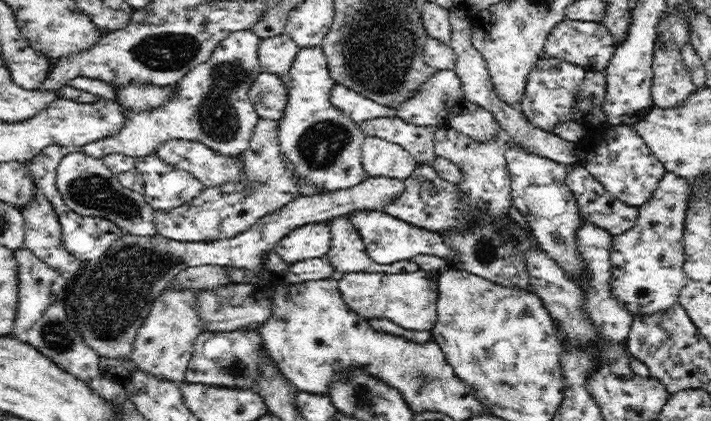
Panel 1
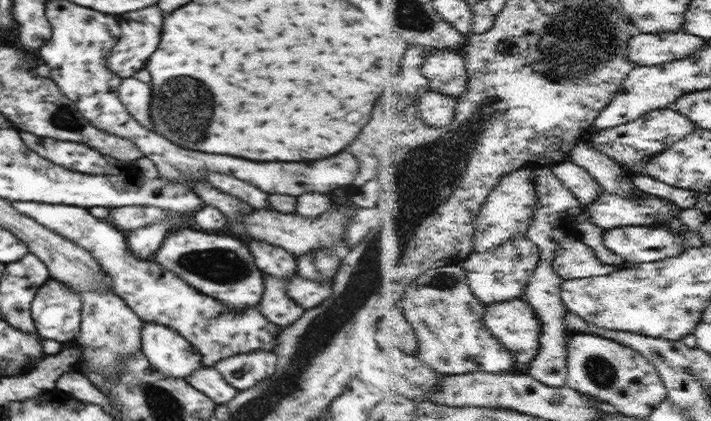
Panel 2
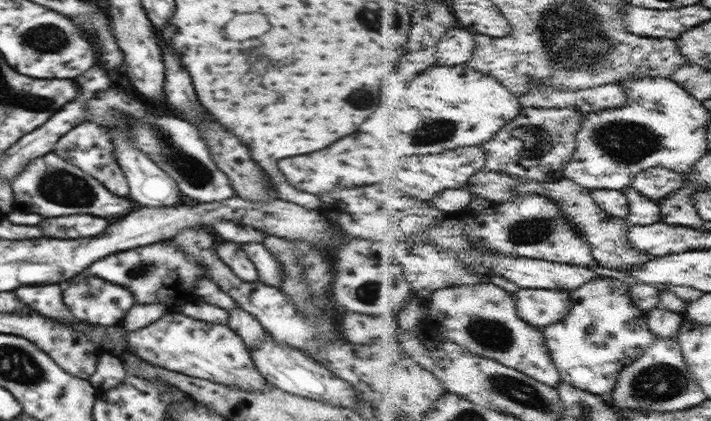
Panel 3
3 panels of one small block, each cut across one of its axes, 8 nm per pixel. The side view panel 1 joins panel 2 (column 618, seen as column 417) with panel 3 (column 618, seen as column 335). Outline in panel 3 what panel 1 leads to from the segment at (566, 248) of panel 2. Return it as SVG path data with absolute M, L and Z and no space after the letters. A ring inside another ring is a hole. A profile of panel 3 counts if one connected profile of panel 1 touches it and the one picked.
M487 167L480 170L480 172L476 172L472 177L472 186L468 186L468 189L474 194L480 194L481 197L492 199L496 204L505 203L529 194L542 194L556 199L562 205L564 215L576 225L576 231L582 231L584 237L592 243L594 255L597 256L599 264L604 267L628 272L630 269L658 257L650 254L650 252L642 252L642 250L634 248L634 244L630 244L630 227L632 224L629 220L612 216L612 214L606 212L606 209L602 208L594 199L592 192L578 184L577 181L566 178L560 181L543 179L540 183L522 181L518 176L512 176L508 172L494 172L492 168Z

